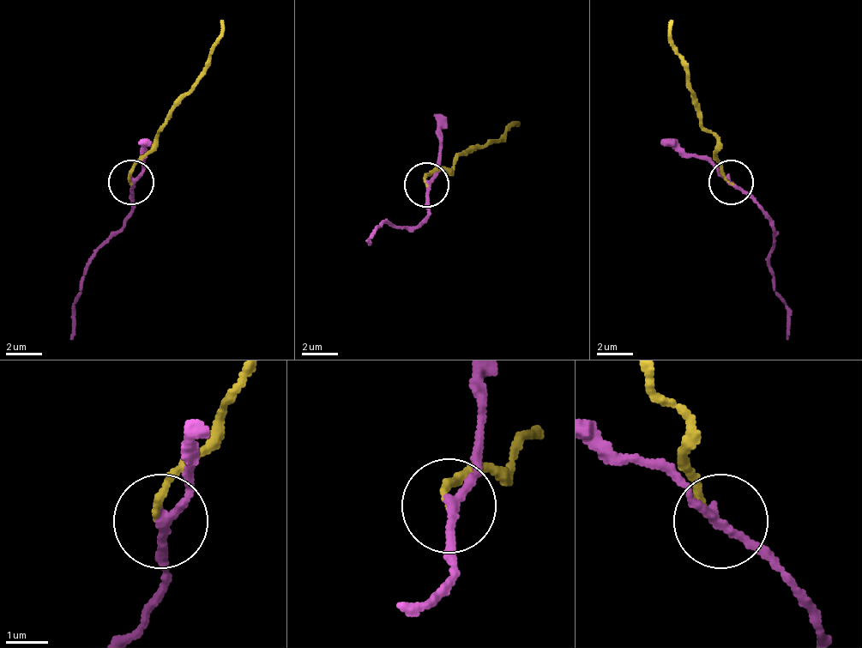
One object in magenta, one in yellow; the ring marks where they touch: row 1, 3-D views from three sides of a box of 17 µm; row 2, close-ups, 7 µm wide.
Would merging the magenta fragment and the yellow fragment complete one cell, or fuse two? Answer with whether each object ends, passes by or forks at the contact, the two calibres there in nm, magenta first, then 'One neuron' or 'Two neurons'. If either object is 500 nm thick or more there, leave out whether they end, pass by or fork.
At the ring magenta passes by. At the ring yellow ends. Thickness 200 nm (magenta) against 130 nm. Two neurons

